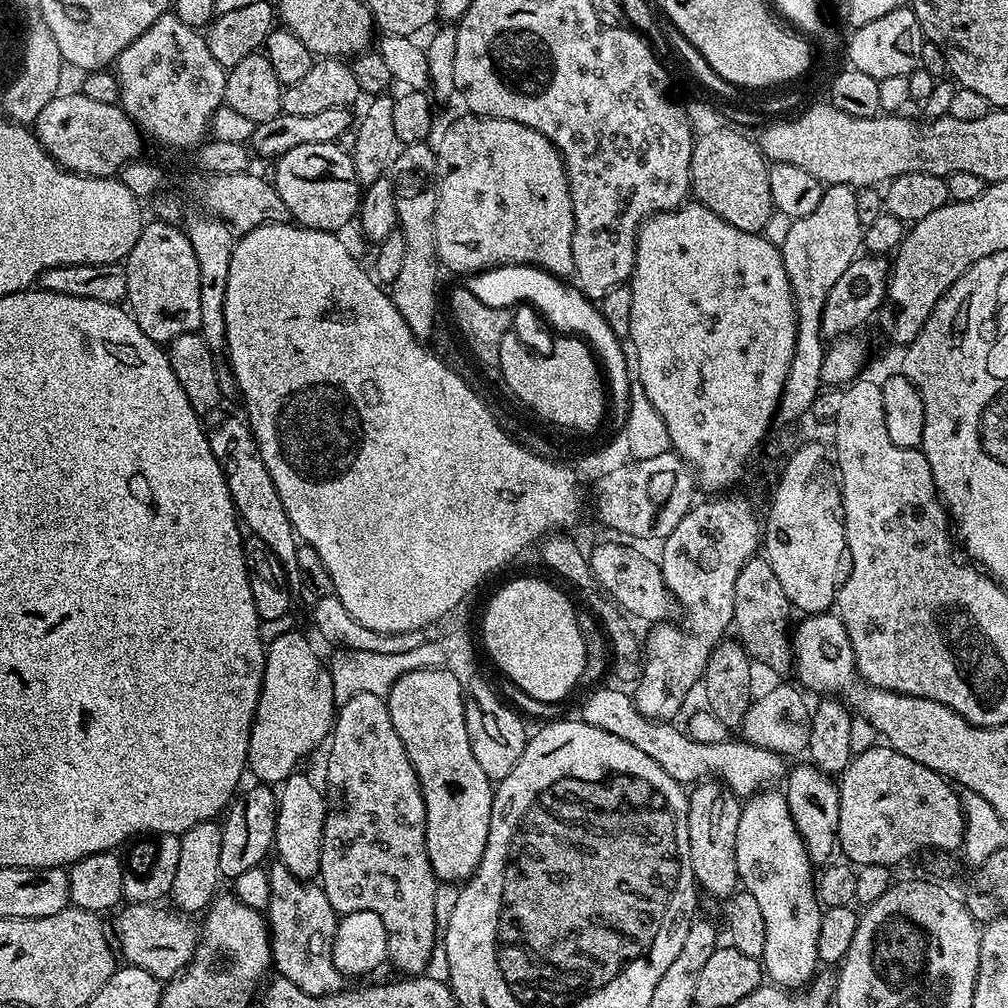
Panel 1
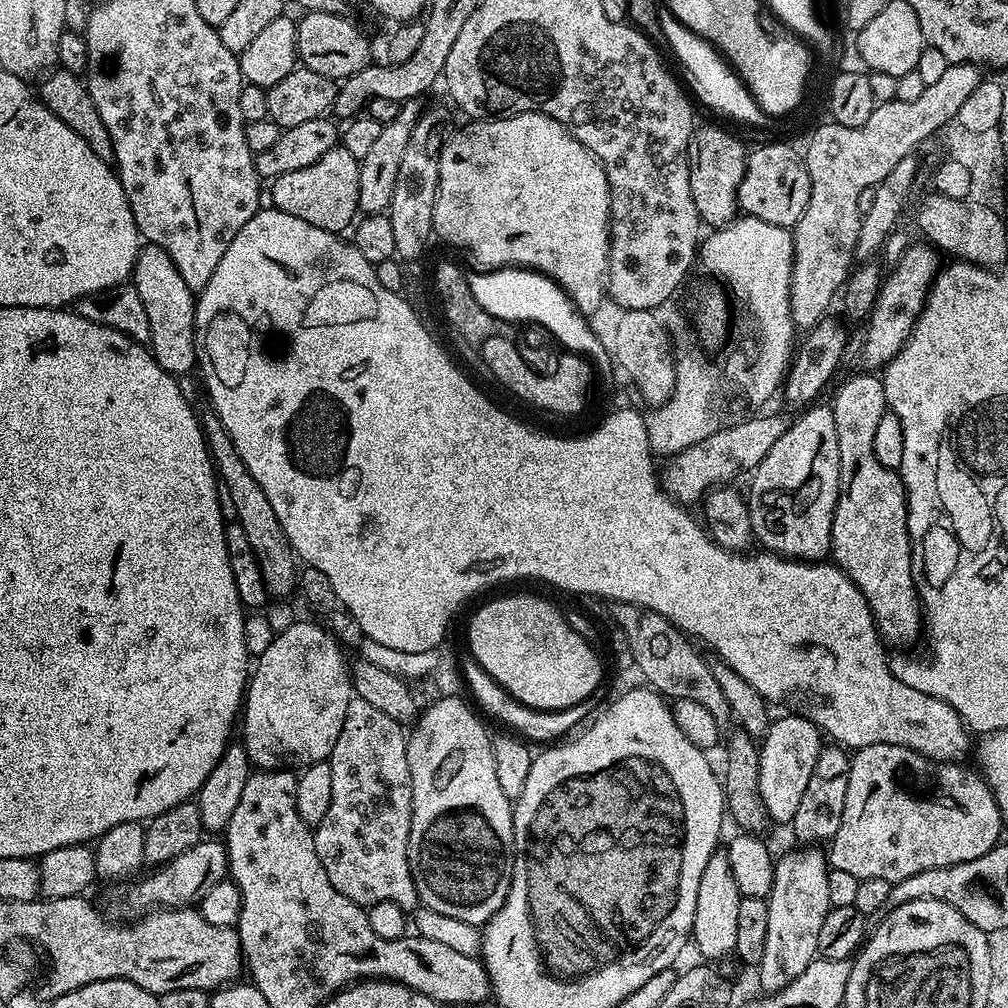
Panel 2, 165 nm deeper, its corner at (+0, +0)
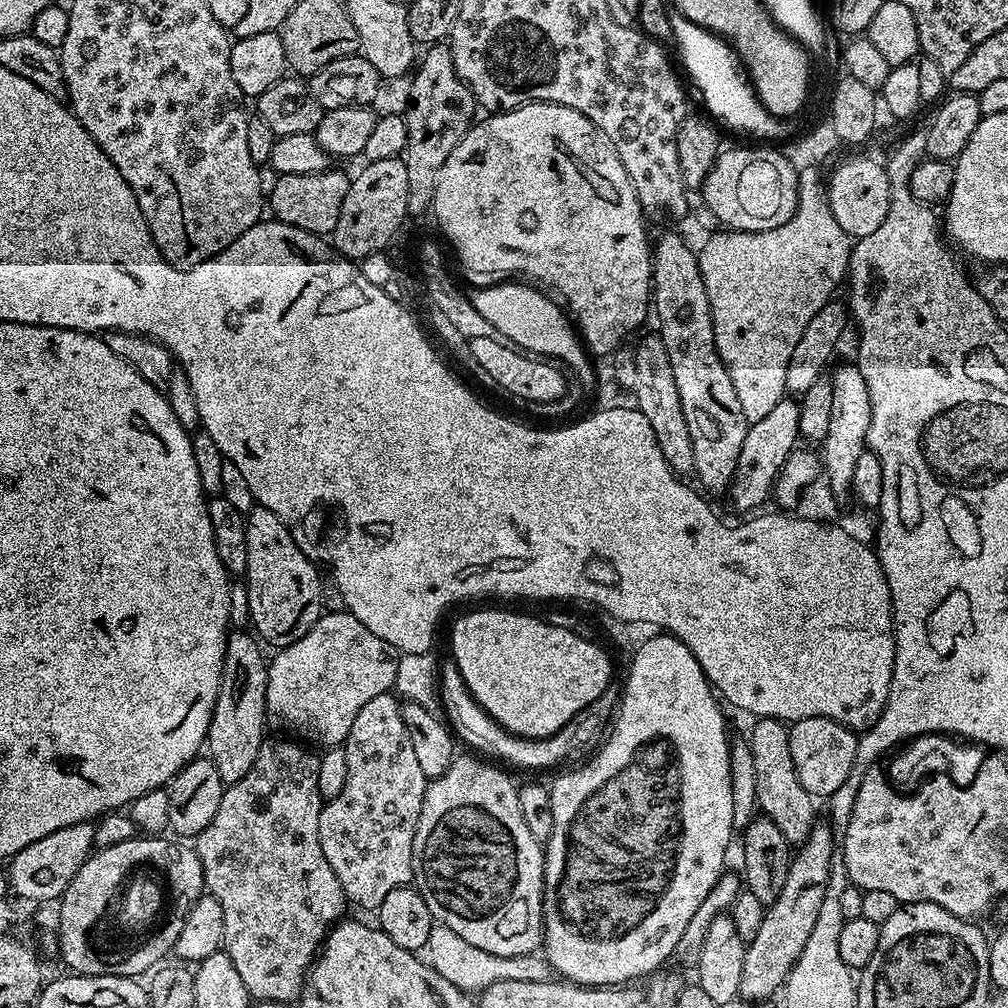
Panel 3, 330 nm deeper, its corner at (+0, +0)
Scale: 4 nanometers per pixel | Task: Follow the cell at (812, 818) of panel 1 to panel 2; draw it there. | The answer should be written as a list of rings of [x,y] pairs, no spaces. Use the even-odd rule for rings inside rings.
[[[796,846],[793,852],[775,861],[774,882],[770,894],[766,898],[766,950],[762,950],[762,962],[758,965],[760,984],[765,993],[775,993],[792,982],[818,957],[818,934],[822,930],[822,922],[833,907],[830,902],[830,882],[828,874],[830,865],[828,857],[816,846]]]

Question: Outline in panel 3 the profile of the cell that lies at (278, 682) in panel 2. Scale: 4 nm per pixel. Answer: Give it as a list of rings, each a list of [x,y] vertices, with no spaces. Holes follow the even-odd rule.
[[[347,610],[324,612],[298,642],[290,642],[290,646],[279,649],[275,655],[268,660],[268,720],[312,746],[343,745],[350,726],[354,726],[354,718],[358,718],[358,710],[370,698],[393,691],[400,661],[390,642],[370,634]]]

